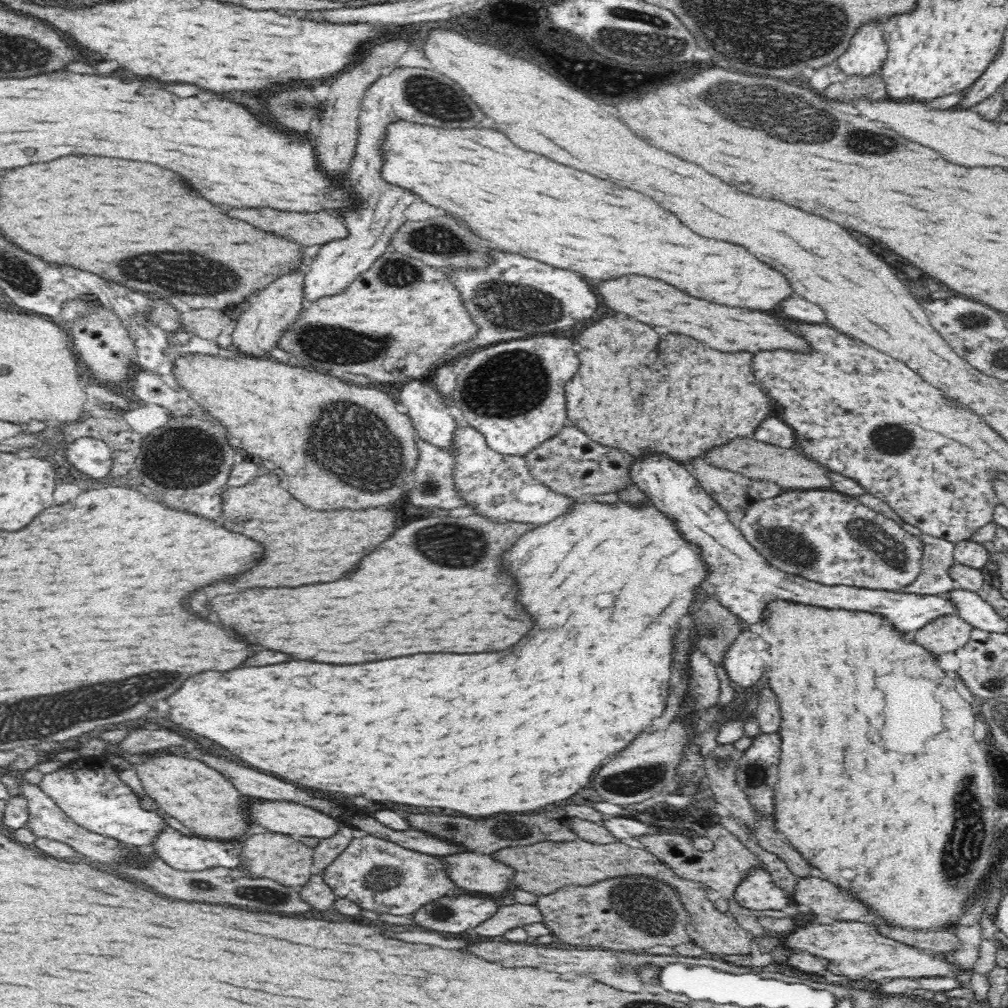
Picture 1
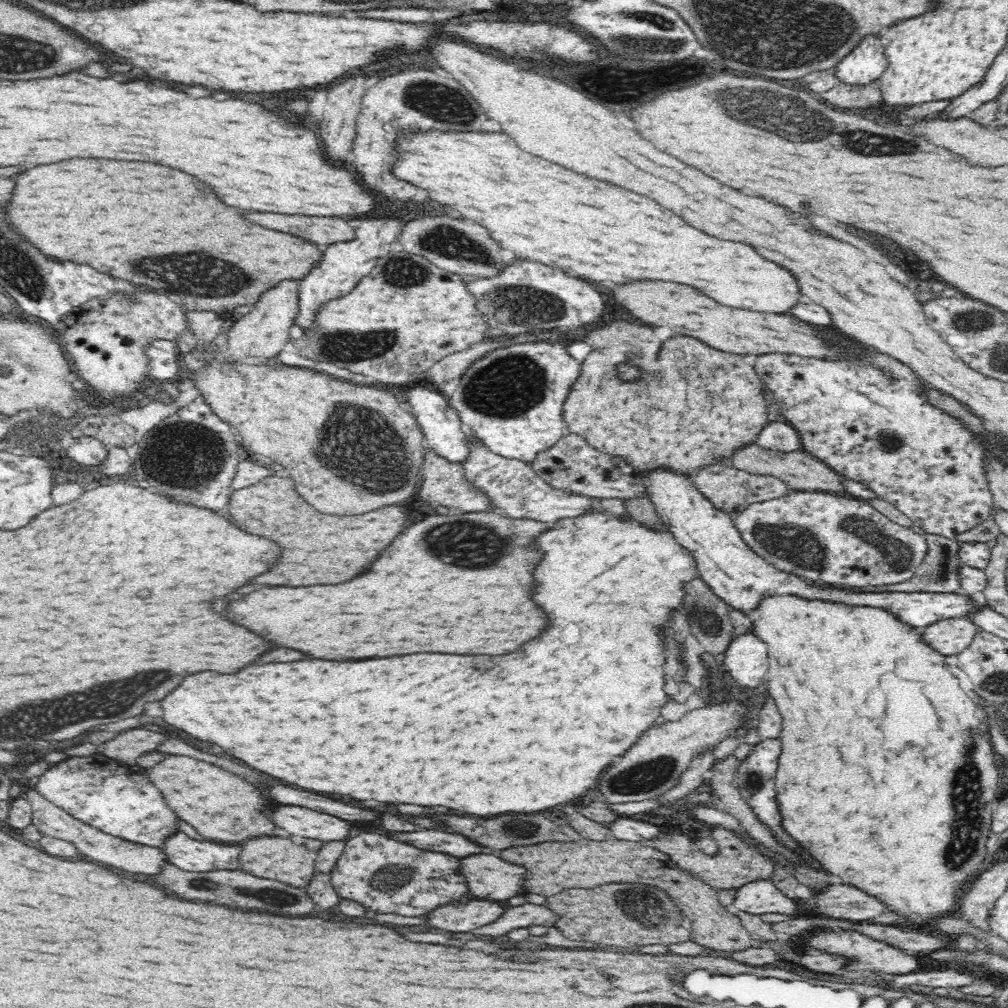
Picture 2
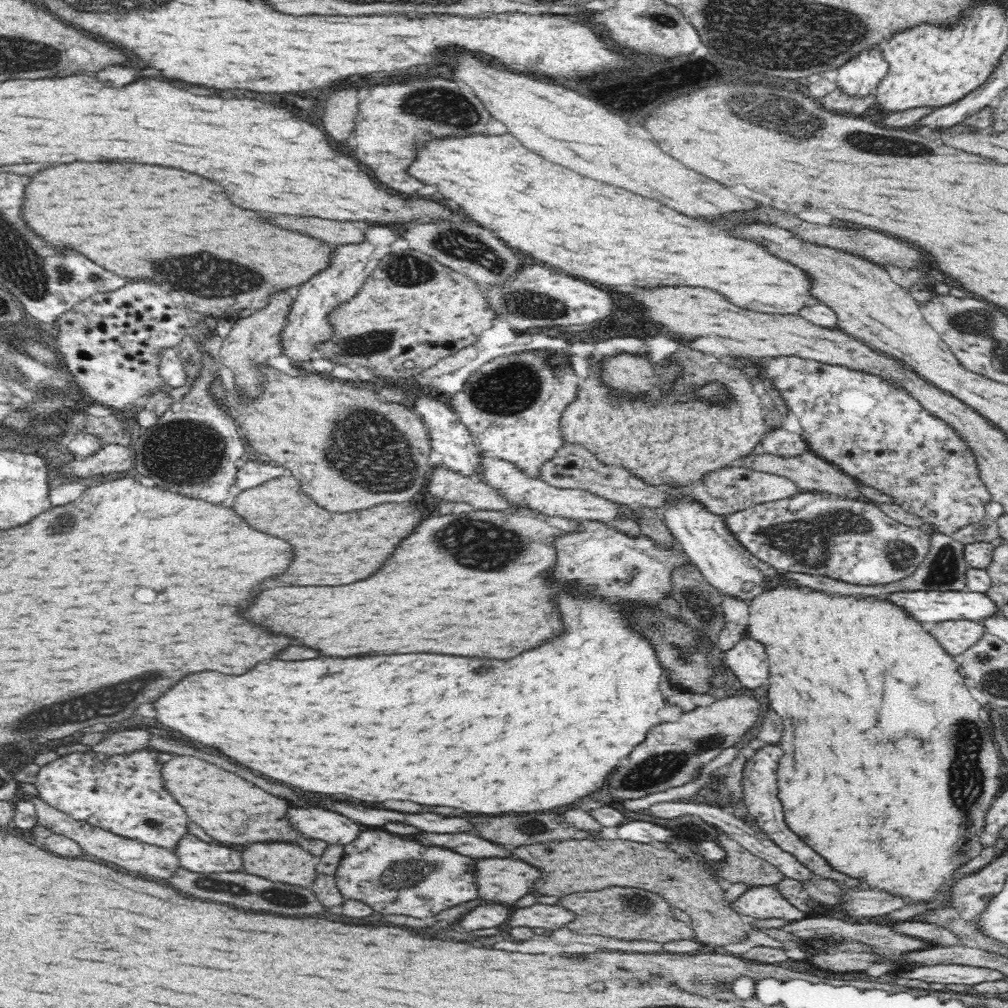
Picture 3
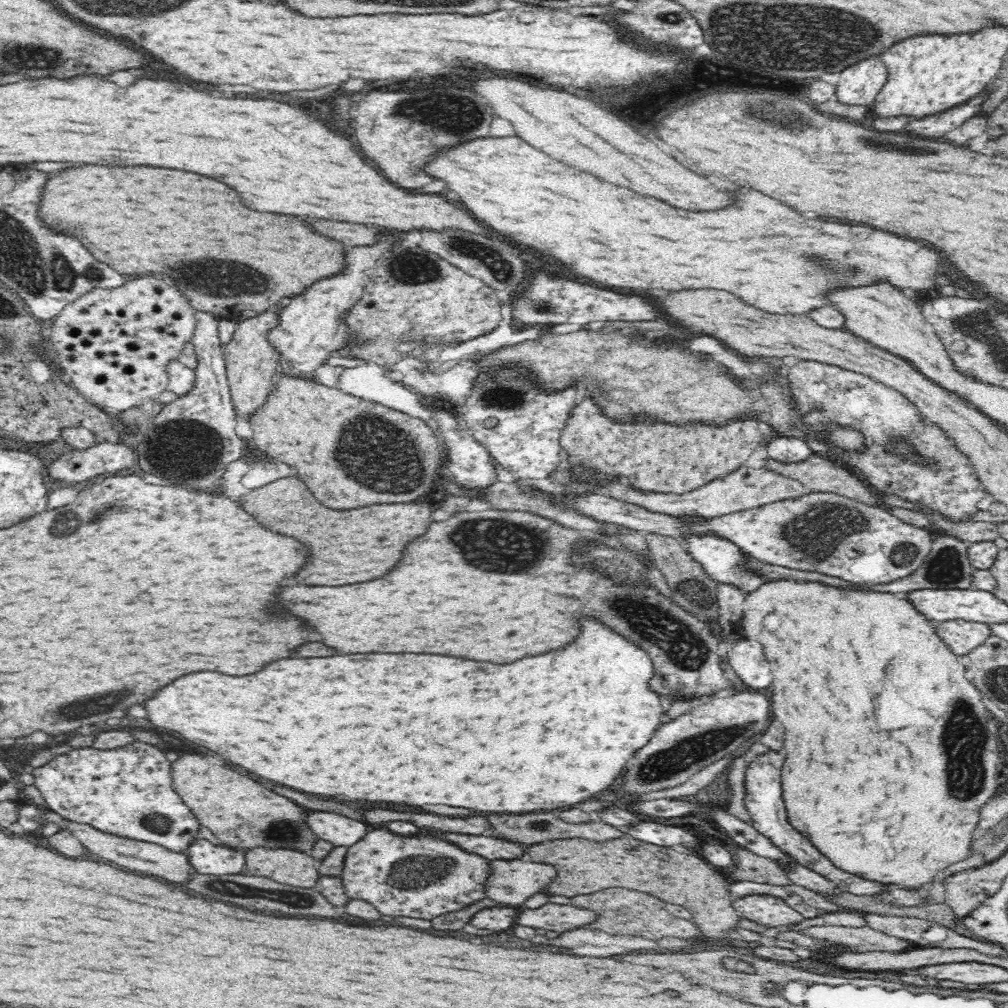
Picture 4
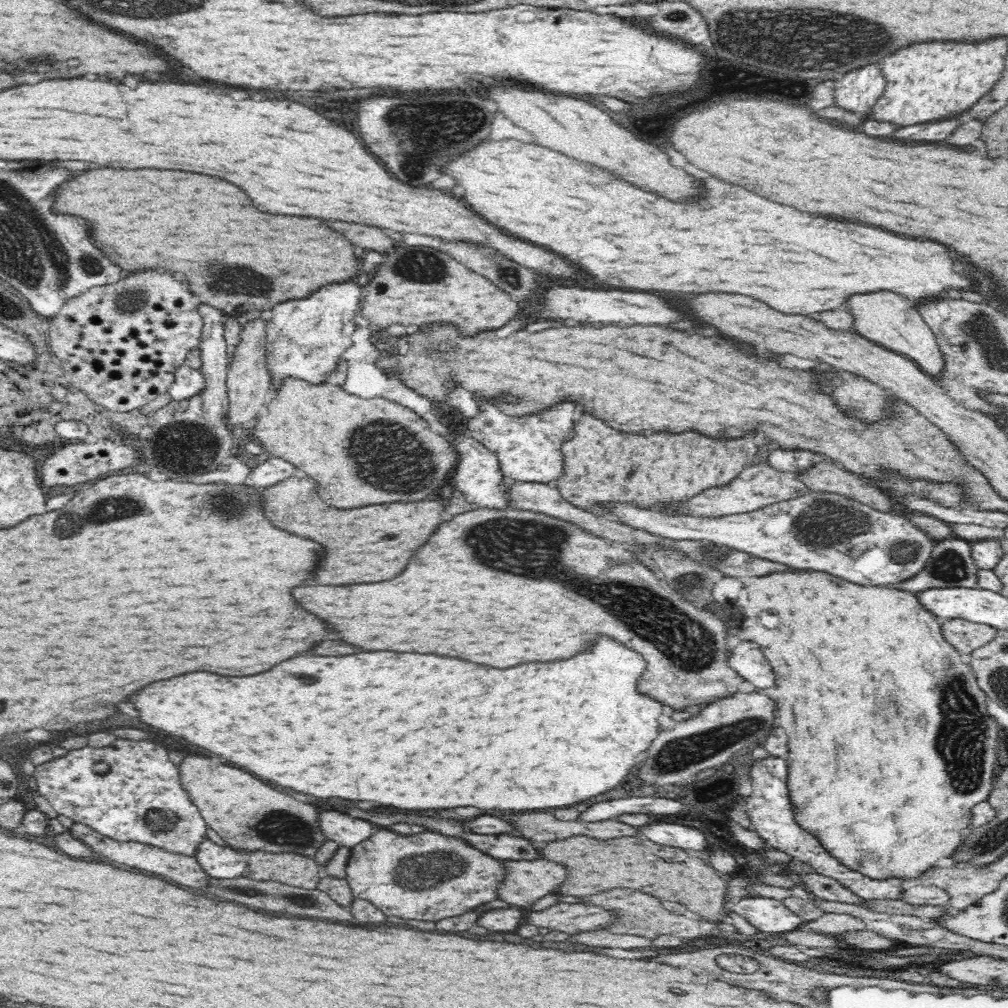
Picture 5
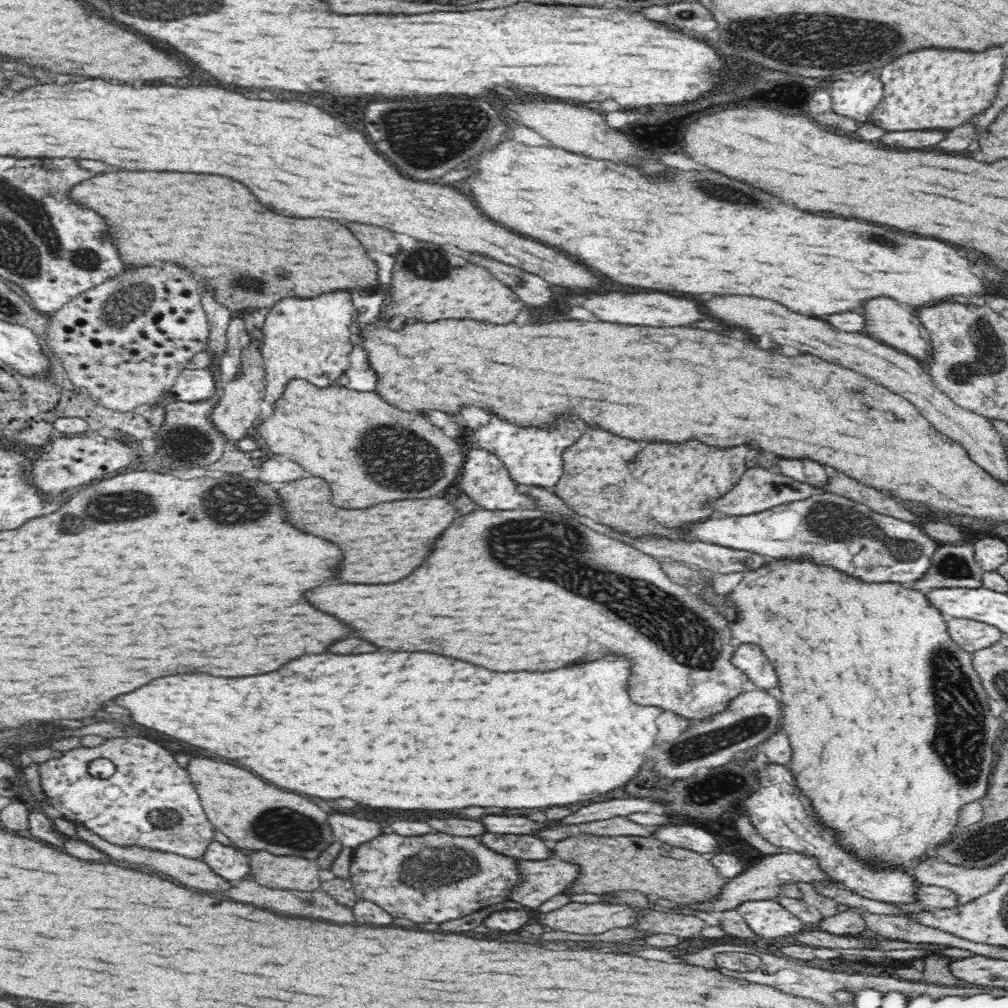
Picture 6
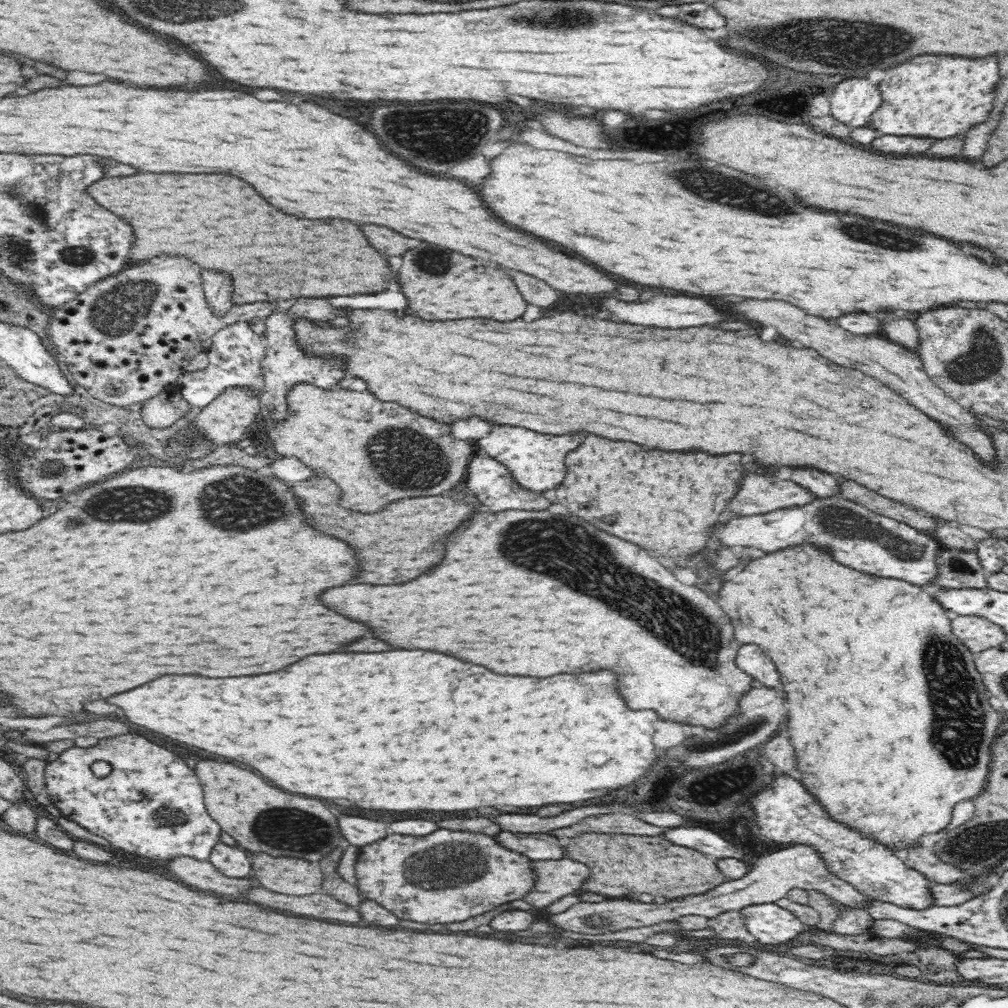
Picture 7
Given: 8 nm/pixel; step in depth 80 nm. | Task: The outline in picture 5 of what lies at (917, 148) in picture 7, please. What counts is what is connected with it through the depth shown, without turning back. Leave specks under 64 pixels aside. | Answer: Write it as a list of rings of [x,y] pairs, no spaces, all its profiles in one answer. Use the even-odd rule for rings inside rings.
[[[969,110],[954,114],[950,118],[940,118],[924,124],[910,124],[900,127],[894,132],[894,138],[902,142],[938,142],[944,140],[948,134],[953,134],[962,124],[961,117]]]

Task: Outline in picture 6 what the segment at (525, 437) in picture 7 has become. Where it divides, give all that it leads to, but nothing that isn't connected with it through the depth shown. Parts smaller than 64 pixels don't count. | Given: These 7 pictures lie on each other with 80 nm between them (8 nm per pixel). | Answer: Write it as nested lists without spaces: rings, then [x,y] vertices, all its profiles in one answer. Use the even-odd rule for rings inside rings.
[[[492,414],[487,425],[472,430],[466,438],[472,445],[495,454],[504,463],[510,478],[518,486],[534,485],[550,488],[561,480],[564,474],[562,452],[578,442],[582,426],[584,426],[582,420],[578,418],[572,420],[568,414],[558,418],[558,422],[552,428],[534,427],[532,424],[518,426],[504,419],[494,418]]]

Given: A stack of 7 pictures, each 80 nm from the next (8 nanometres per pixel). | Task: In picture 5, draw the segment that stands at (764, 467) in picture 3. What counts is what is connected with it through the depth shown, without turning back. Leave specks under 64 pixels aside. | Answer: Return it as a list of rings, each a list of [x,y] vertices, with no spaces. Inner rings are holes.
[[[824,460],[808,468],[806,472],[798,472],[797,478],[806,484],[810,492],[822,491],[841,494],[857,500],[866,506],[883,513],[892,513],[892,502],[888,496],[876,490],[874,486],[868,486],[862,478],[856,474],[842,470],[834,466],[832,460]]]

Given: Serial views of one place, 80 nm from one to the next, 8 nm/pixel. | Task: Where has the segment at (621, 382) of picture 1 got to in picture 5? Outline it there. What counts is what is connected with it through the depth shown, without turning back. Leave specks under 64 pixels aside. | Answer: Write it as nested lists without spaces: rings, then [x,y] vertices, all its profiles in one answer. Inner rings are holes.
[[[582,414],[580,420],[574,424],[574,432],[561,447],[563,454],[564,476],[558,482],[559,493],[574,506],[590,511],[598,516],[605,516],[606,511],[598,507],[598,502],[629,502],[642,508],[655,509],[671,514],[670,509],[662,510],[666,502],[684,502],[686,498],[698,494],[700,490],[706,490],[710,486],[720,486],[730,483],[744,470],[744,464],[756,454],[758,446],[754,442],[754,434],[746,434],[742,438],[730,438],[730,440],[718,440],[708,438],[704,434],[696,432],[682,432],[682,434],[670,434],[670,432],[656,432],[652,436],[634,436],[626,432],[616,432],[610,426],[606,426],[602,420]]]

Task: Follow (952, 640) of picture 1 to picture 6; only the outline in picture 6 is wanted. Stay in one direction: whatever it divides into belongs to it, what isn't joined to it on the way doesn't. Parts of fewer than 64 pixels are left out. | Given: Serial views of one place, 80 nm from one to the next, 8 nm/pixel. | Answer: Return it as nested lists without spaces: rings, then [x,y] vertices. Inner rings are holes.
[[[965,618],[946,619],[946,631],[962,650],[971,654],[1004,637],[995,626]]]

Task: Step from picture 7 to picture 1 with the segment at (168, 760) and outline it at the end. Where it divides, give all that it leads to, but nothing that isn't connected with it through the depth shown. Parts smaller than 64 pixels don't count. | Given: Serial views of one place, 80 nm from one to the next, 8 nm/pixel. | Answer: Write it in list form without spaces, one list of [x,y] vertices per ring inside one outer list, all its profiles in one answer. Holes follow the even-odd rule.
[[[82,757],[68,762],[56,772],[45,774],[38,785],[74,824],[126,845],[150,849],[154,834],[166,828],[166,824],[158,814],[140,807],[140,800],[120,781],[118,772],[101,757]]]

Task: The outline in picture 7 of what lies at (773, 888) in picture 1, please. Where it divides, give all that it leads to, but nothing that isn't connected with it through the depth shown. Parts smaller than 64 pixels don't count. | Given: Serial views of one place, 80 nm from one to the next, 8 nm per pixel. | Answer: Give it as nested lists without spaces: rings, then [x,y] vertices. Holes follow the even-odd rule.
[[[777,903],[754,904],[739,912],[747,930],[762,944],[781,946],[797,938],[806,926],[792,912],[777,906]]]

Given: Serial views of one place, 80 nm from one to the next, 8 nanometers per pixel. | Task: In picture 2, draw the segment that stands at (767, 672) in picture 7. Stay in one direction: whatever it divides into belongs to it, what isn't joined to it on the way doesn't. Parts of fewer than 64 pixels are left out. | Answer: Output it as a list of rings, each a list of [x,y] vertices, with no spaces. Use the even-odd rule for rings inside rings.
[[[754,633],[740,634],[724,652],[726,674],[741,687],[757,688],[767,668],[767,654],[767,644]]]

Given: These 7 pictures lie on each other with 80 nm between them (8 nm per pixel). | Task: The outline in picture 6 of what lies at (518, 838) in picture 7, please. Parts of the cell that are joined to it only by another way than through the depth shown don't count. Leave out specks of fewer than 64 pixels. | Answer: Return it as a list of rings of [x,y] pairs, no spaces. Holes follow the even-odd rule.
[[[482,834],[476,839],[484,846],[490,846],[490,850],[498,850],[498,854],[506,854],[516,860],[546,860],[552,855],[548,848],[550,844],[532,834]]]

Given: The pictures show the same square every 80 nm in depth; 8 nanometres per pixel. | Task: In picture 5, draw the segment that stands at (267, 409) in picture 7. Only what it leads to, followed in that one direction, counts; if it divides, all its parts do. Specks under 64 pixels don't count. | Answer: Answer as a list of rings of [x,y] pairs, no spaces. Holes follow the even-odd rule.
[[[356,250],[354,257],[358,261],[358,272],[350,280],[322,286],[314,294],[310,292],[304,298],[288,300],[286,303],[279,302],[273,306],[265,328],[267,367],[273,376],[271,393],[275,394],[282,380],[288,377],[299,378],[310,384],[324,383],[328,373],[336,368],[344,350],[352,346],[352,334],[357,326],[354,316],[361,308],[366,281],[359,269],[371,251],[373,250]]]

